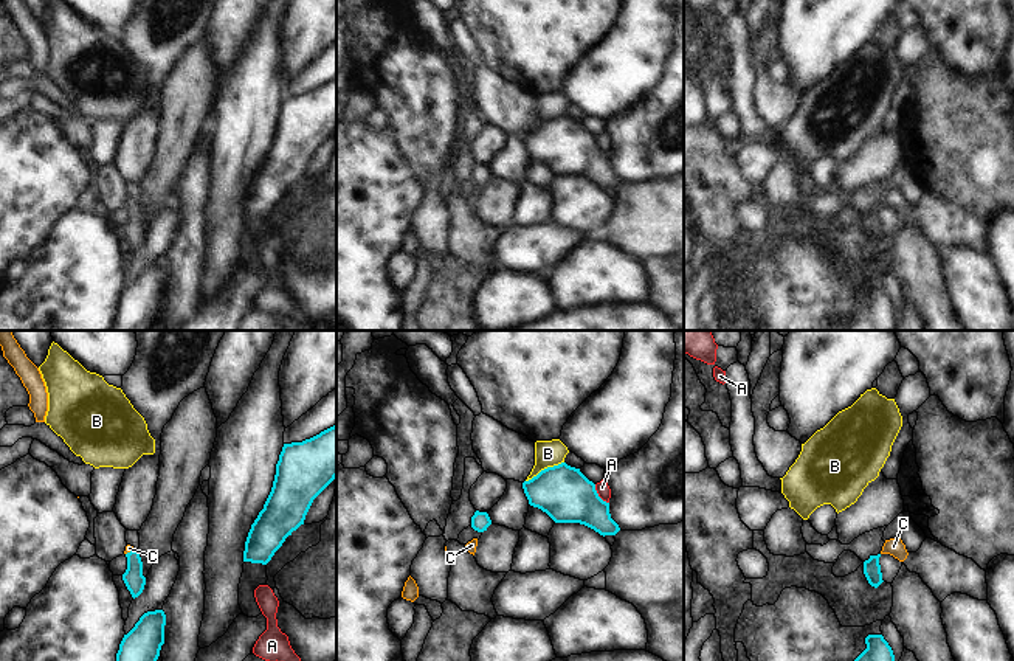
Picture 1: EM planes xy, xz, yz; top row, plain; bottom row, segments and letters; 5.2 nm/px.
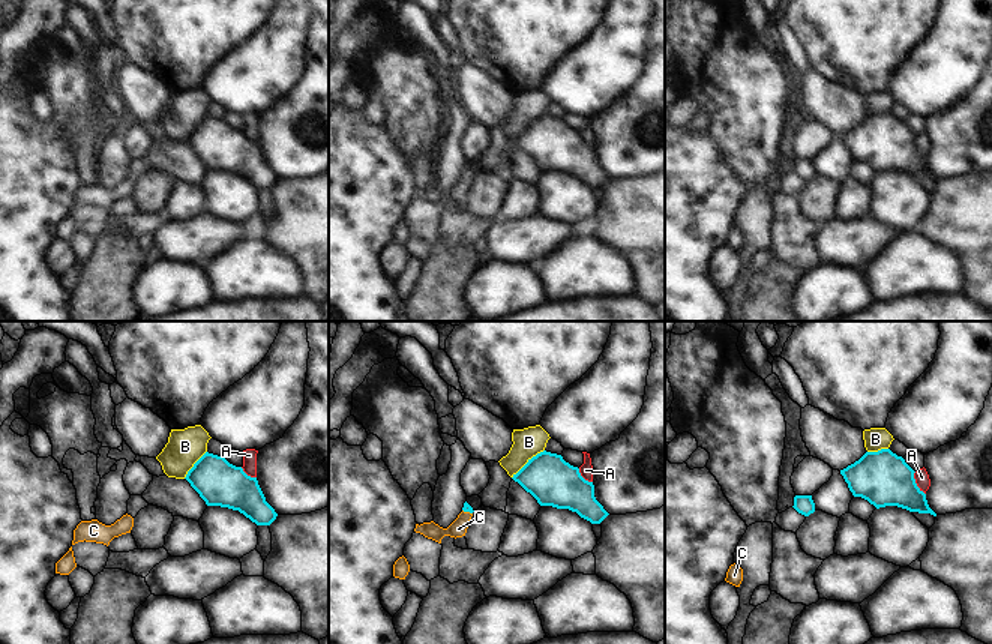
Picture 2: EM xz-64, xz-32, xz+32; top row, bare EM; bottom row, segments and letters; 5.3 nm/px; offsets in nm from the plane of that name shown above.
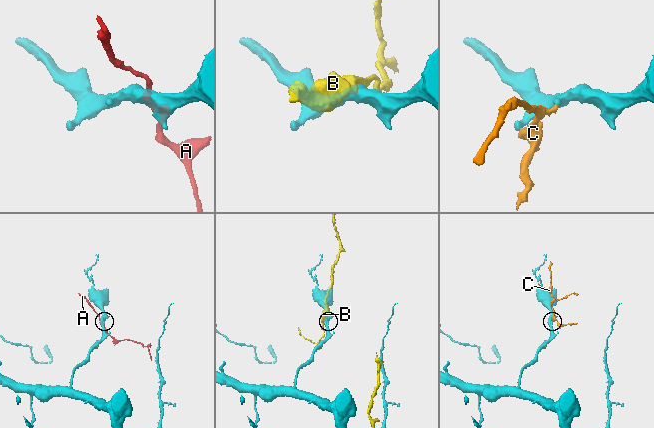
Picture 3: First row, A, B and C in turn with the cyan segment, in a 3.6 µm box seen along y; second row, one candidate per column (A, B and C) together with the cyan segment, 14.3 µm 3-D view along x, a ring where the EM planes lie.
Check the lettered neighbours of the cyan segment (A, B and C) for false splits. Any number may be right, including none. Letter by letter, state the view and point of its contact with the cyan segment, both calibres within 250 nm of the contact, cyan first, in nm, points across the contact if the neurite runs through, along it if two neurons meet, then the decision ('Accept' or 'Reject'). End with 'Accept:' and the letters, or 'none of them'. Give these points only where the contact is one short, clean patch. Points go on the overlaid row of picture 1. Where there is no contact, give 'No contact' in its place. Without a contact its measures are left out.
A: Touches cyan at xz (597, 495). Thickness 280 nm (cyan) against 70 nm. Boundary: xz (594, 484), (594, 489), (608, 503). Reject
B: Touches cyan at xz (544, 469). Thickness 280 nm (cyan) against 140 nm. Reject
C: Touches cyan at xy (131, 551). Thickness 110 nm (cyan) against 40 nm. Path across: xy (134, 579), (131, 551), (129, 548). Accept
Accept: C.

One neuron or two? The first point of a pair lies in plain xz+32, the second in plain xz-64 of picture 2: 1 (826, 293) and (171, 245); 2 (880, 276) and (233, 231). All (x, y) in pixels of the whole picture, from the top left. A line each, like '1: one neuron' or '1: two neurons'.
1: two neurons
2: two neurons

